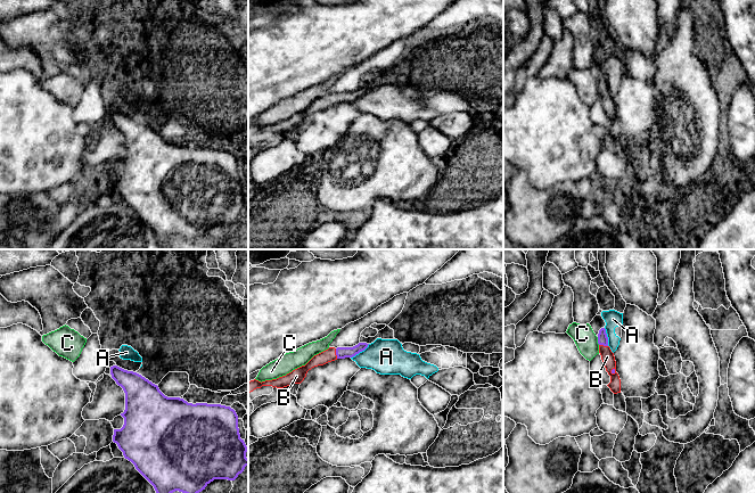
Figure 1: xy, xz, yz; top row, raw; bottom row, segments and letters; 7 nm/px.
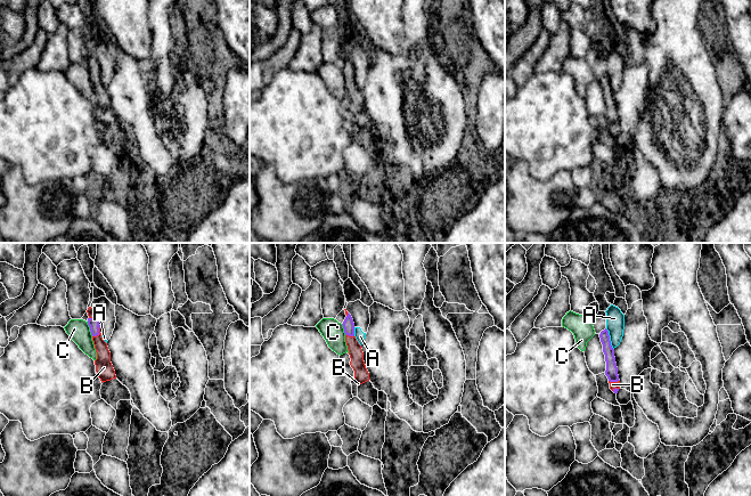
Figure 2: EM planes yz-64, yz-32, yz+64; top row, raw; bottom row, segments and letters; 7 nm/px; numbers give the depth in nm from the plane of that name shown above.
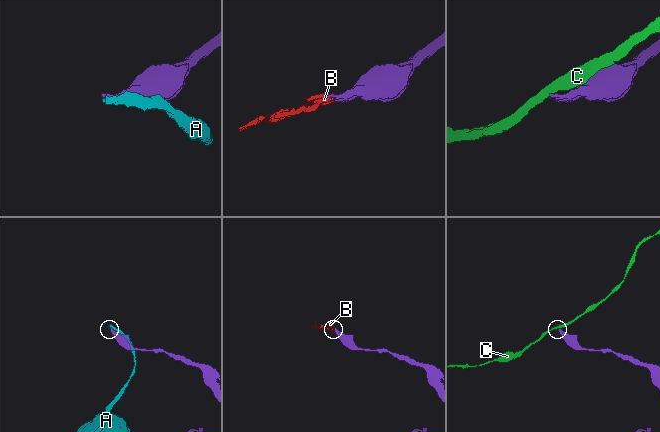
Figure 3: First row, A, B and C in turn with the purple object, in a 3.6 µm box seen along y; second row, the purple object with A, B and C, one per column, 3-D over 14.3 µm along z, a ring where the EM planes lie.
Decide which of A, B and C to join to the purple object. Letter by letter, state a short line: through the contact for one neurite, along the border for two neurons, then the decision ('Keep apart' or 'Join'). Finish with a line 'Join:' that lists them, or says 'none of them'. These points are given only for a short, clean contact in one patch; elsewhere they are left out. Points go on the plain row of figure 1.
A: Keep apart
B: Join
C: Line: yz (597, 82), (599, 89). Keep apart
Join: B

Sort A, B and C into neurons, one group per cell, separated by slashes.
A / B / C

